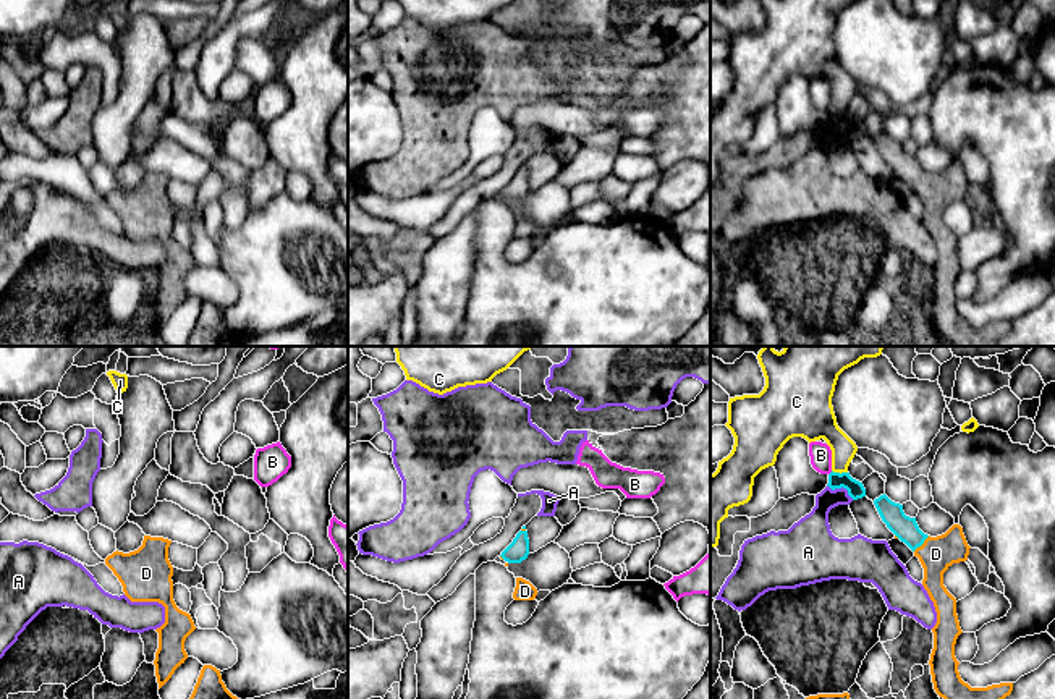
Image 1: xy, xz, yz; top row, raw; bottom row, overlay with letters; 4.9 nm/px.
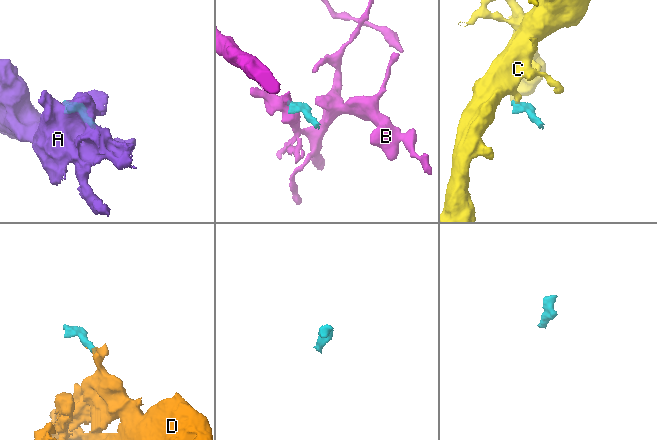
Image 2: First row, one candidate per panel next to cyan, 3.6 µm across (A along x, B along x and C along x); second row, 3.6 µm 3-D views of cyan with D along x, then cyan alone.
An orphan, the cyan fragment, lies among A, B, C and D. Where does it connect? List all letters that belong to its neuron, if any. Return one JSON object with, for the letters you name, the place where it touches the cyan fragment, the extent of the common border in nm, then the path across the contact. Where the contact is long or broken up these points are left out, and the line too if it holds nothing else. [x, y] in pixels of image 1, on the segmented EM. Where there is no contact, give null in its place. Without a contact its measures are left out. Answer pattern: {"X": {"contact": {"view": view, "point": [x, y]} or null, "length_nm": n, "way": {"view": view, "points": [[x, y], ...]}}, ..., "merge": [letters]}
{"D": {"contact": {"view": "yz", "point": [921, 544]}, "length_nm": 120, "way": {"view": "yz", "points": [[905, 528], [921, 544], [936, 554]]}}, "merge": ["D"]}

